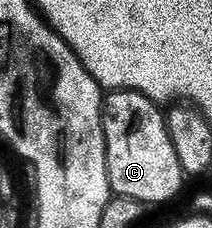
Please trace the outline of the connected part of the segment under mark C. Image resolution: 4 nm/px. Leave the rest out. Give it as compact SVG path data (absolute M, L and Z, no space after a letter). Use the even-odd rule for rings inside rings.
M115 89L104 94L101 102L101 122L105 132L105 162L109 176L109 188L118 197L130 197L142 203L157 205L169 201L181 189L183 174L179 159L175 159L175 147L171 147L171 135L167 135L165 113L158 102L147 95L130 89Z

